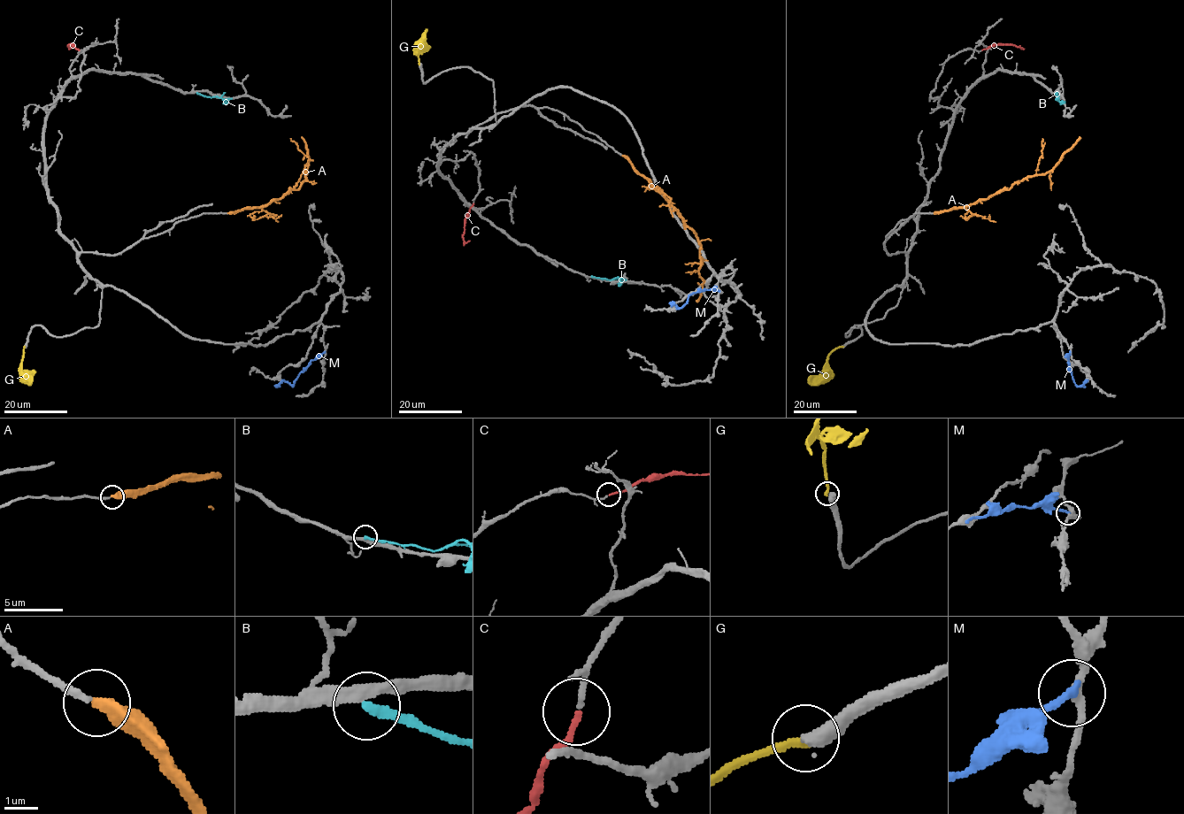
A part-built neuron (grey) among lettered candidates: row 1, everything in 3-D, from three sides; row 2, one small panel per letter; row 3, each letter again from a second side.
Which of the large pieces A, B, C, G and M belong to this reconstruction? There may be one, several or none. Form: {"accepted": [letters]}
{"accepted": ["C"]}

